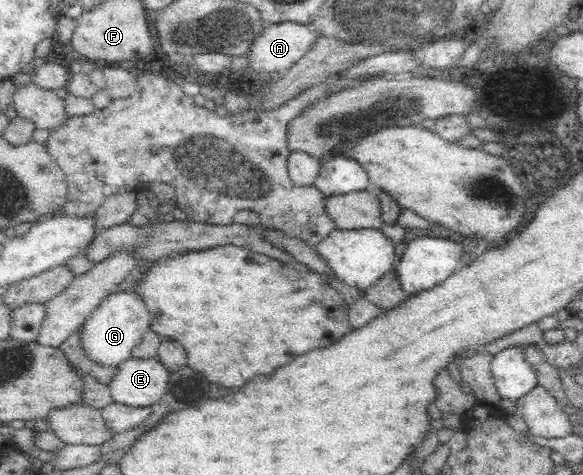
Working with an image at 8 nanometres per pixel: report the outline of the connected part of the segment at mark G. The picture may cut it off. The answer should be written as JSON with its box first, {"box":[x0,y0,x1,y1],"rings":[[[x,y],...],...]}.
{"box":[82,289,151,365],"rings":[[[120,289],[104,297],[87,317],[82,330],[82,345],[93,361],[103,365],[121,365],[126,359],[133,358],[134,347],[151,330],[150,312],[138,292]]]}

